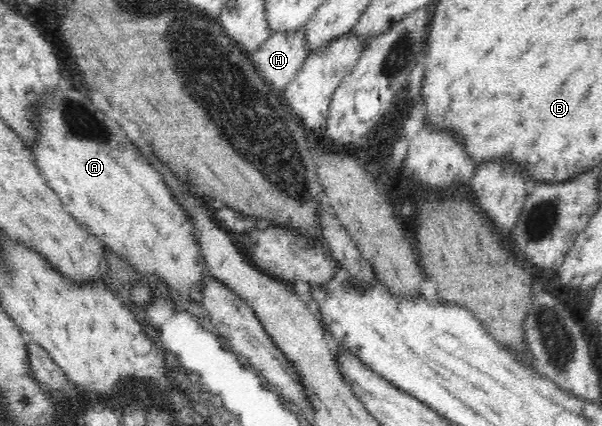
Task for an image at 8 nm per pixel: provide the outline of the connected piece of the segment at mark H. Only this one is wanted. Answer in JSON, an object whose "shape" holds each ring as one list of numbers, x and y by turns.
{"shape":[[305,28,298,31,276,31,248,57,261,77,275,90,282,90,300,71,309,55]]}

